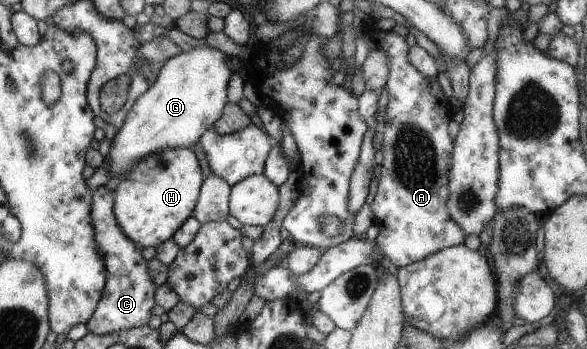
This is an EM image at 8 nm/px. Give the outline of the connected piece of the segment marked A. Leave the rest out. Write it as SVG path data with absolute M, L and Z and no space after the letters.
M373 26L365 32L369 53L381 51L387 59L388 73L382 89L387 93L387 105L380 111L385 112L383 119L383 137L381 139L381 169L379 169L379 181L377 181L377 193L371 201L373 212L373 224L378 233L373 241L386 266L397 270L402 266L417 262L435 254L437 251L463 244L463 233L457 224L449 218L445 208L445 199L448 199L447 167L451 163L451 139L447 135L447 125L451 117L449 101L445 99L441 85L437 77L426 77L410 63L407 56L407 43L403 37L399 37L393 31L379 31Z

